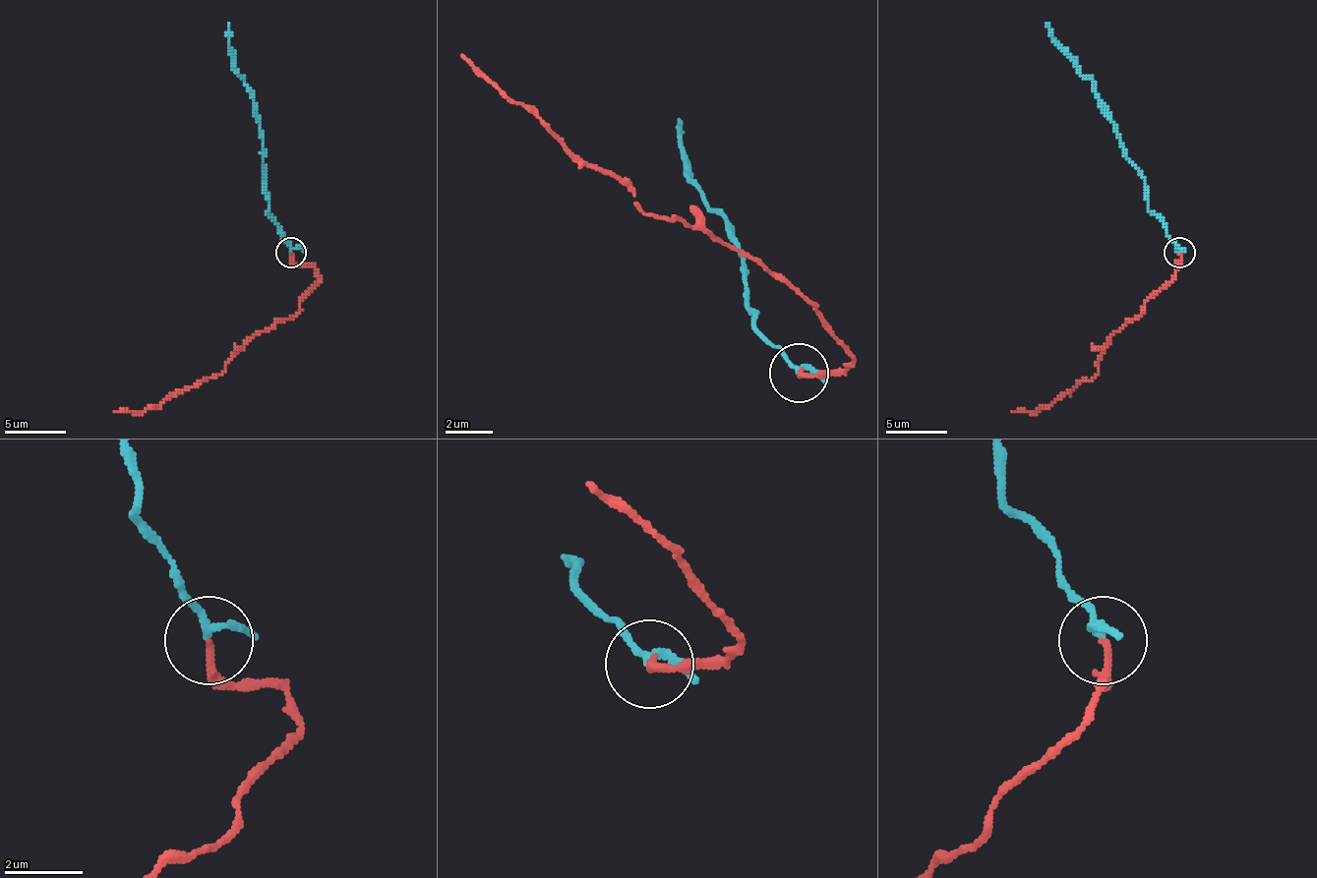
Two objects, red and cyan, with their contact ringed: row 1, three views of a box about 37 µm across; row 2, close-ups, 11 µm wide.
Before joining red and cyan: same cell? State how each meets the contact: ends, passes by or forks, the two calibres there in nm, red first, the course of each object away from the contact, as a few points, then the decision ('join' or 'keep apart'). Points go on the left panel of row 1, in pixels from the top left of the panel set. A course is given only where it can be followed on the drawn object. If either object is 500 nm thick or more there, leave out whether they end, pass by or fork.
red ends | cyan passes by | 180/170 nm | red via (290, 251), (318, 279), (293, 316), (253, 337), (207, 380), (142, 412), (114, 412) | cyan via (290, 251), (269, 208), (257, 106), (247, 85), (235, 72), (228, 23) | join

